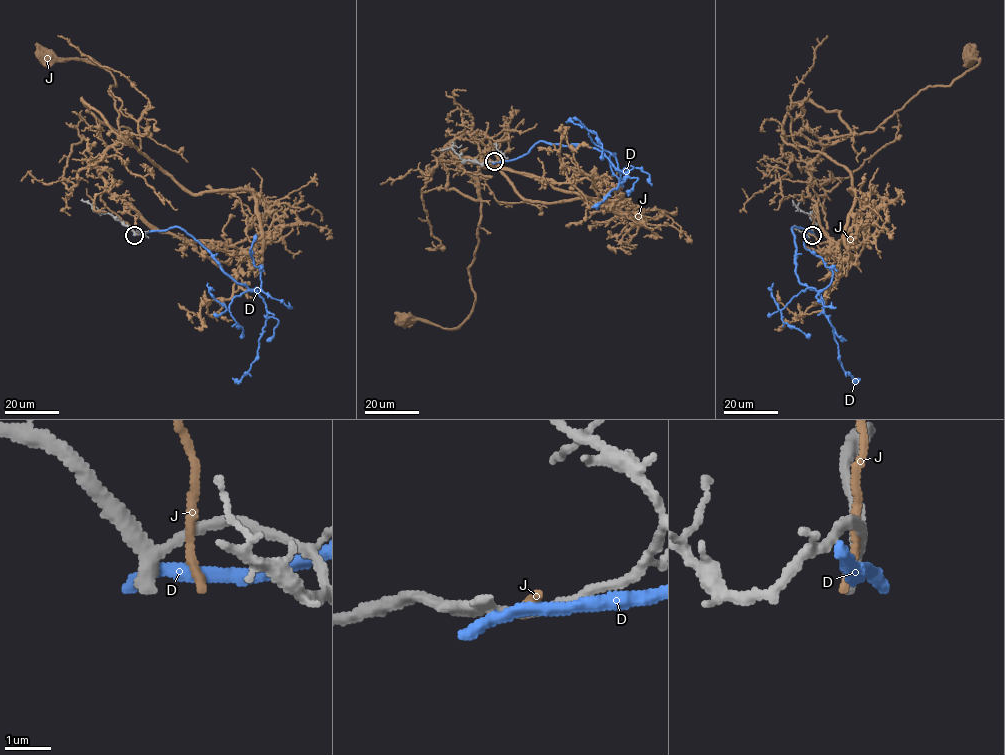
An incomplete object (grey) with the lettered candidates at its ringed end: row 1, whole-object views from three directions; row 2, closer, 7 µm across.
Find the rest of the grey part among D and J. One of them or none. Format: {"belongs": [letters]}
{"belongs": []}

